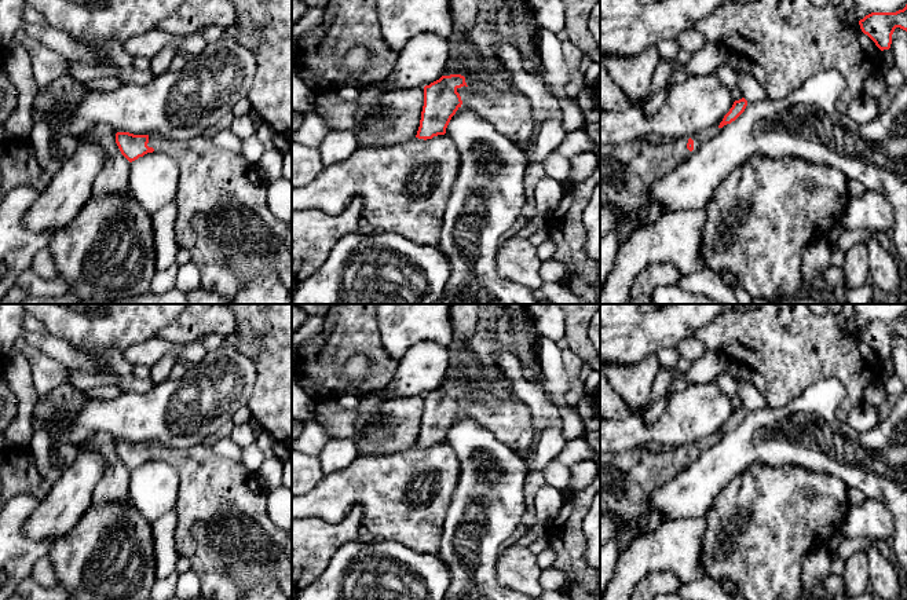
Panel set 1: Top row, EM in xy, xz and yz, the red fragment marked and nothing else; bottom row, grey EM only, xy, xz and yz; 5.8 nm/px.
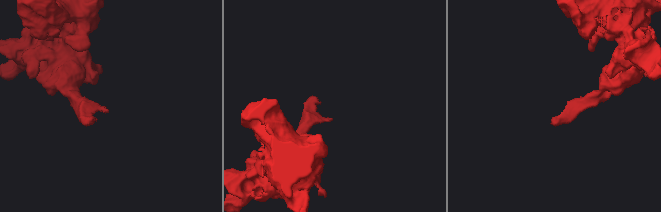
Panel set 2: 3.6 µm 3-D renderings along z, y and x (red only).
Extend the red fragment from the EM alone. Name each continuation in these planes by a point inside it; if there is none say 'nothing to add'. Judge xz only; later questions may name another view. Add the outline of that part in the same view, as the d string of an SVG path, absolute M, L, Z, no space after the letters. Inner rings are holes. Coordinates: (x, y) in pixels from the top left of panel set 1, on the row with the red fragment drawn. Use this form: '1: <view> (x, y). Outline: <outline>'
1: xz (511, 114). Outline: M479 0L478 17L468 33L467 43L476 47L478 56L473 58L471 72L464 74L465 85L457 88L462 107L467 107L515 143L526 143L534 132L534 118L530 99L515 89L512 70L502 63L497 44L509 40L522 54L522 67L531 73L534 62L522 51L516 43L512 23L512 12L526 0ZM471 84L489 84L500 91L497 100L489 100L479 95Z

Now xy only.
1: xy (223, 220). Outline: M149 135L149 147L172 157L179 167L179 186L175 202L178 215L175 239L191 255L191 263L201 272L201 288L233 299L264 268L273 268L292 301L292 222L279 220L267 205L267 182L256 165L242 156L216 147L209 136L198 135L187 140L173 140Z

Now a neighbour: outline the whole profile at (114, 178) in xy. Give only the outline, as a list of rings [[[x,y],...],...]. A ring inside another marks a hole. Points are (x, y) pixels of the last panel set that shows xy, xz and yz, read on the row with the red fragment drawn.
[[[96,125],[77,140],[96,143],[107,154],[103,169],[94,180],[92,195],[129,194],[129,161],[116,143],[116,132],[107,125]]]

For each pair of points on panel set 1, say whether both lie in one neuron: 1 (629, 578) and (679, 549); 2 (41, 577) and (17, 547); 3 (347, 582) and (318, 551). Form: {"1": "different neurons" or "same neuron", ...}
{"1": "same neuron", "2": "different neurons", "3": "different neurons"}

